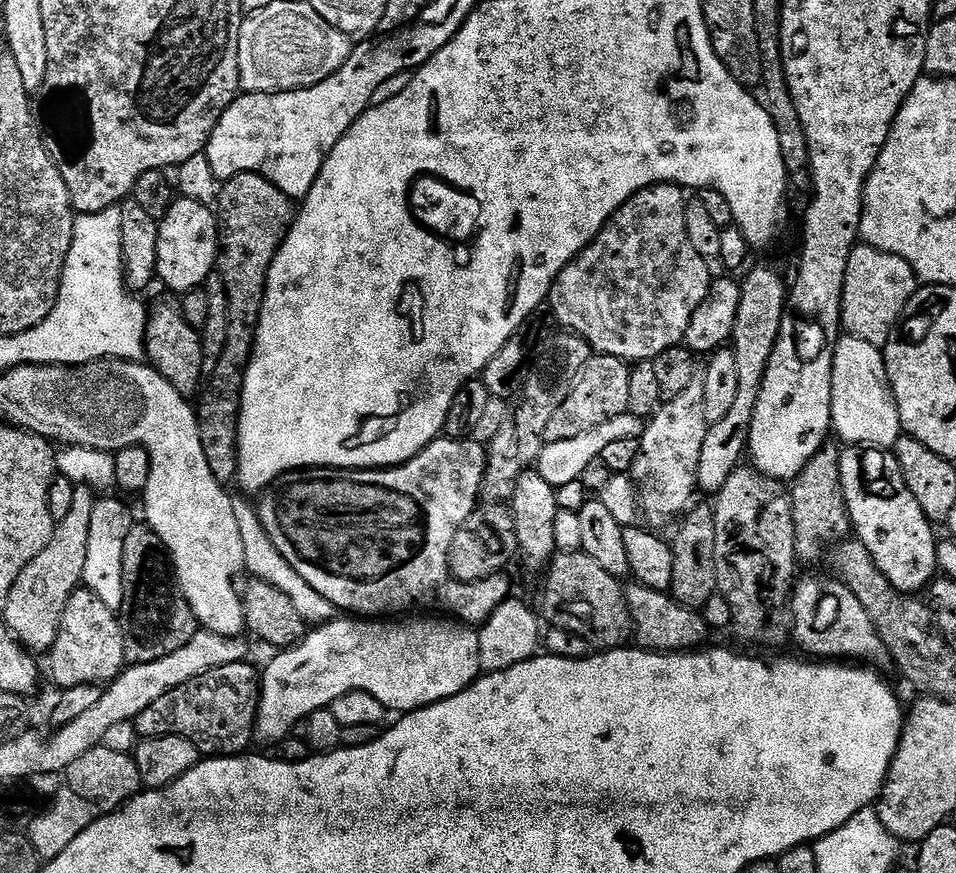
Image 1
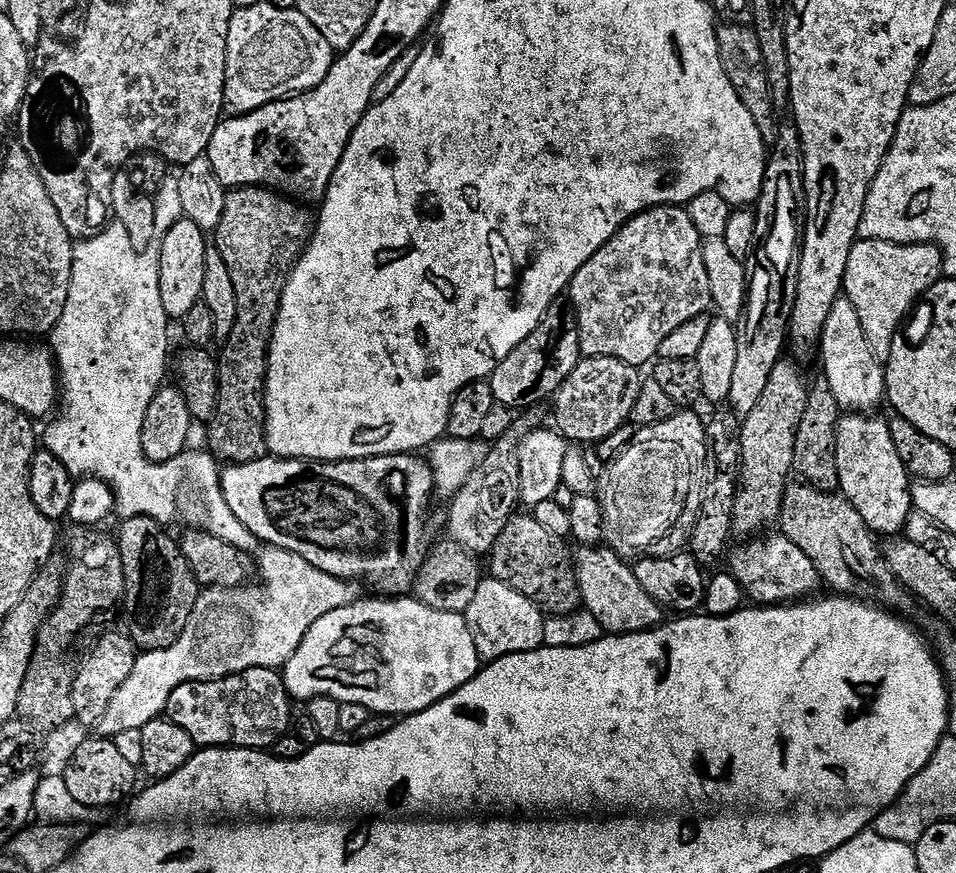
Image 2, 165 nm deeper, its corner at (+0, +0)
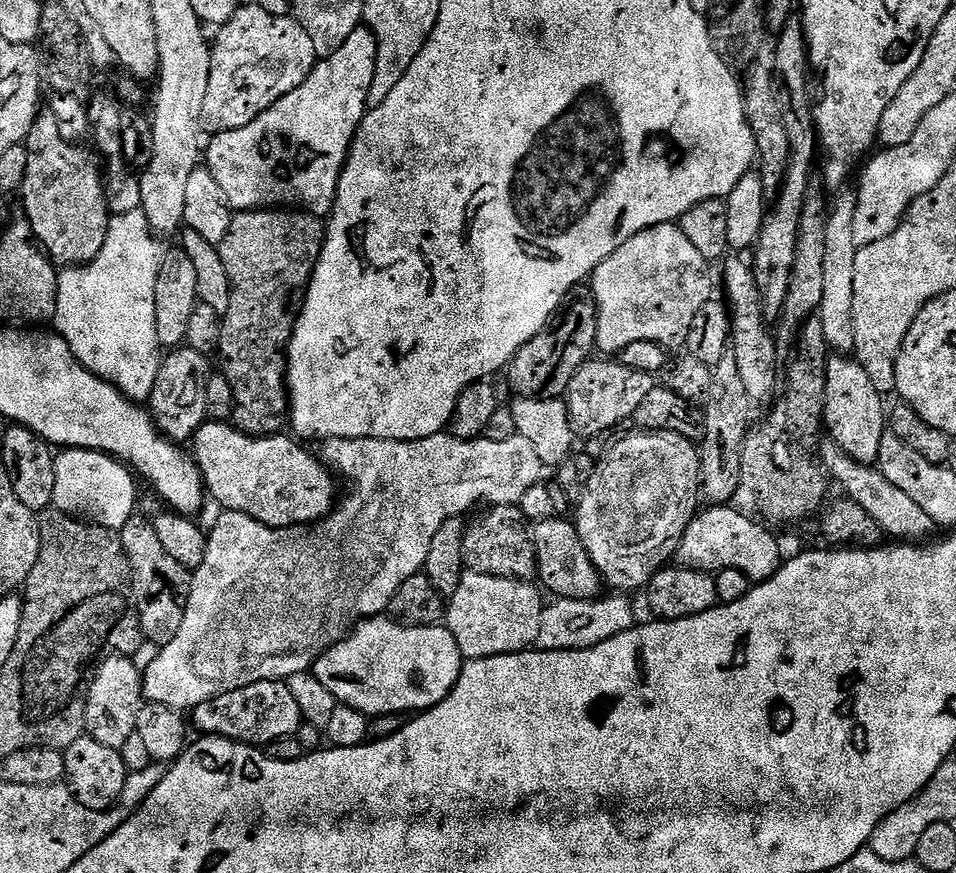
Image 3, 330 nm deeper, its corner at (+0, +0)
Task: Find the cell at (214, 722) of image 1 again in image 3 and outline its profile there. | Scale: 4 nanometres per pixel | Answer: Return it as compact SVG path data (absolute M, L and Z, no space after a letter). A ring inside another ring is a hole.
M263 680L245 688L230 690L230 694L218 694L210 702L202 702L191 709L190 724L204 736L222 736L237 744L263 746L278 738L295 736L302 717L298 702L290 695L287 683L282 680Z

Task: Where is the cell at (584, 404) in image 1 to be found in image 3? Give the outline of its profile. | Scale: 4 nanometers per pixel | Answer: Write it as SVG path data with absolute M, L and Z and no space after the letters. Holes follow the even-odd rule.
M593 358L583 364L578 370L578 374L574 374L566 393L568 417L572 423L572 431L577 437L589 438L600 435L602 430L621 427L625 423L623 420L631 421L636 415L638 406L646 399L646 394L650 394L650 390L654 386L653 377L649 373L630 370L630 366L622 366L612 358L600 359L604 360Z

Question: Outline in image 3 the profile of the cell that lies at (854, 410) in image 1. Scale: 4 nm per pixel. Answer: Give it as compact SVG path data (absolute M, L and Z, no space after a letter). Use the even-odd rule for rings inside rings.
M848 186L841 187L840 192L831 201L826 222L826 254L824 256L824 283L822 302L818 318L826 334L829 349L836 354L848 354L855 349L854 322L854 258L858 258L858 245L854 242L854 213L858 211L858 198L855 191Z

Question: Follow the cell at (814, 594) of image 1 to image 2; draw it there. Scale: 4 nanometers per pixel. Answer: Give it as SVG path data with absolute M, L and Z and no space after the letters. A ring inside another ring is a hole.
M764 534L741 543L744 545L734 549L732 557L731 552L727 557L727 571L740 583L745 597L756 606L775 606L819 593L816 591L822 588L822 581L814 562L810 562L810 558L806 558L805 552L799 546L794 546L790 538L783 534L768 535L772 534Z

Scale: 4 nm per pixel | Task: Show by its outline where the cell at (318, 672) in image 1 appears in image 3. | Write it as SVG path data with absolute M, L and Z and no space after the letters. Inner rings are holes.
M373 618L357 624L351 634L323 652L316 660L314 671L318 682L322 682L322 686L326 686L326 690L330 690L343 707L353 708L373 718L392 713L419 714L432 708L442 702L442 698L446 698L448 691L456 685L465 663L463 654L458 650L458 642L454 642L454 634L450 634L446 626L414 628L392 618Z

